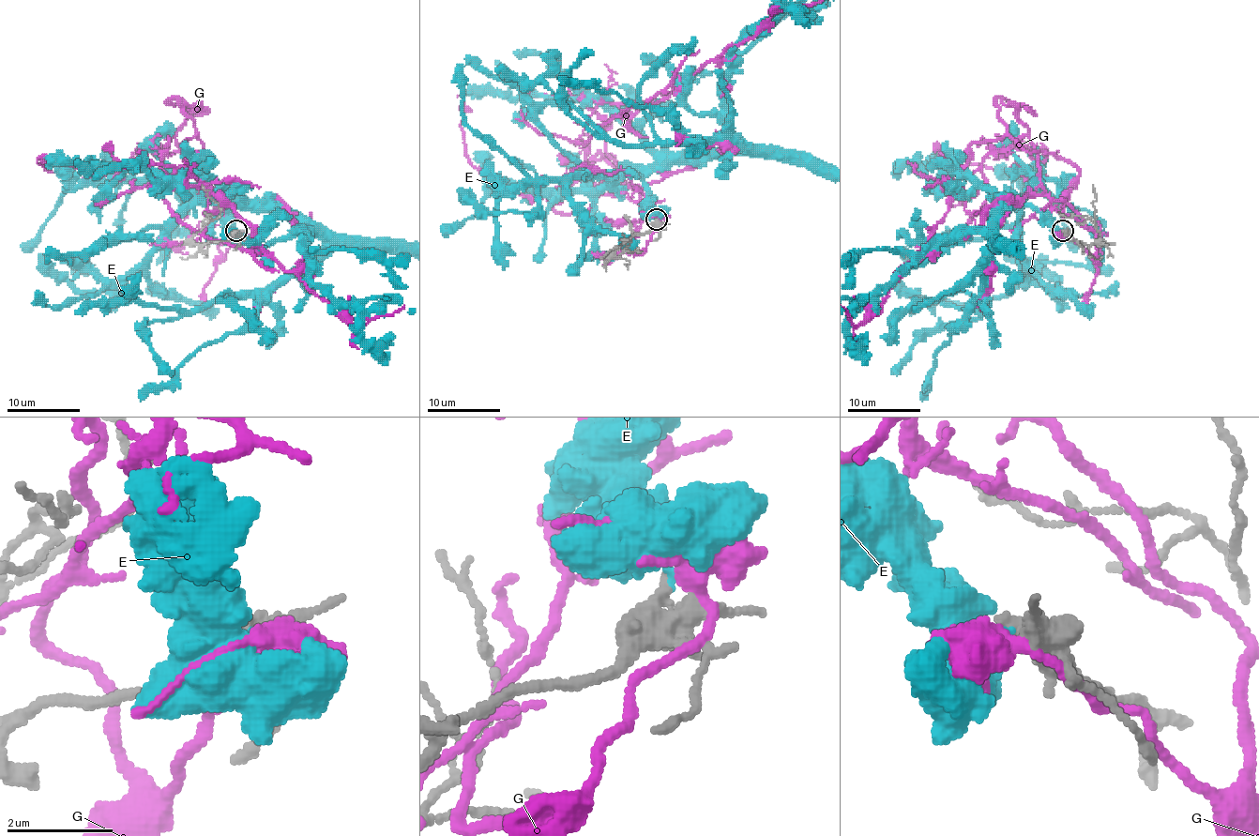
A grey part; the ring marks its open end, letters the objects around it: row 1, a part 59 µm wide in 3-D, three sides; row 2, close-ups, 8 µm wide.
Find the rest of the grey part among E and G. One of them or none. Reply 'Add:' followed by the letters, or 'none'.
Add: none

